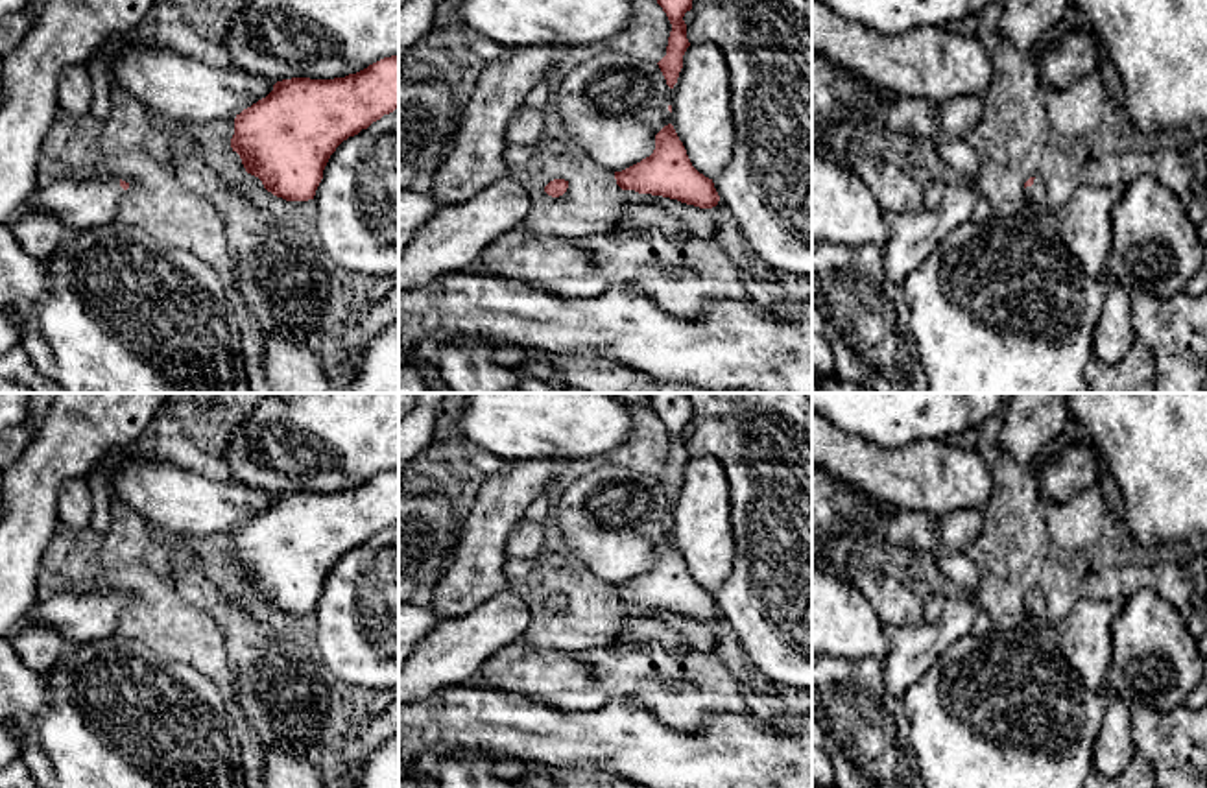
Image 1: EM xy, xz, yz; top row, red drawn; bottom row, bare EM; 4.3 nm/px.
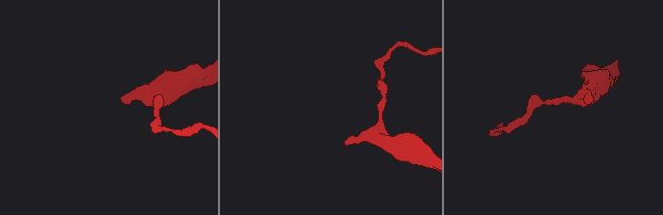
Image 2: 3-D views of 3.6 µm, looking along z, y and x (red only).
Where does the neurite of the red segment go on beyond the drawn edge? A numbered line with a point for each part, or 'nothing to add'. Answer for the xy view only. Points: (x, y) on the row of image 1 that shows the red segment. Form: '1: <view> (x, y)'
1: xy (78, 205)

